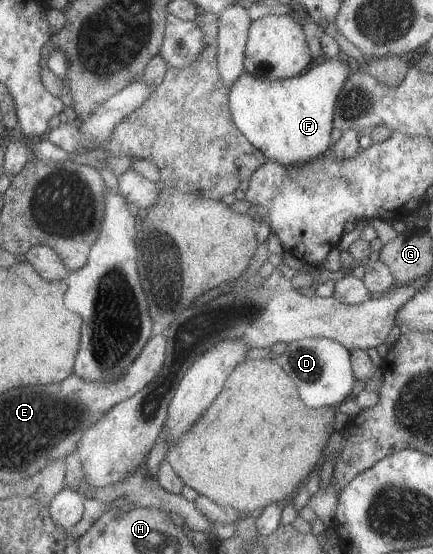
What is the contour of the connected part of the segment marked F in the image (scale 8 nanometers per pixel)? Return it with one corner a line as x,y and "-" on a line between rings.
338,57
328,58
325,62
288,79
266,79
244,70
228,88
231,120
248,142
264,154
267,161
292,165
314,159
321,153
325,154
331,147
332,141
329,133
334,127
332,125
334,106
349,75
347,62
339,60

